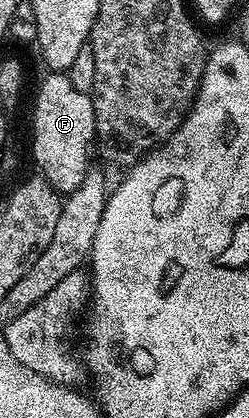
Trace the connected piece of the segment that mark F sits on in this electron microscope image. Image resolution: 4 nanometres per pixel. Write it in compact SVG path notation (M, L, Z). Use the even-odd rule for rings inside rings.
M50 73L34 95L34 136L30 147L34 150L34 163L39 167L41 178L55 191L69 193L76 190L91 170L90 146L95 146L94 100L76 85L69 74Z

